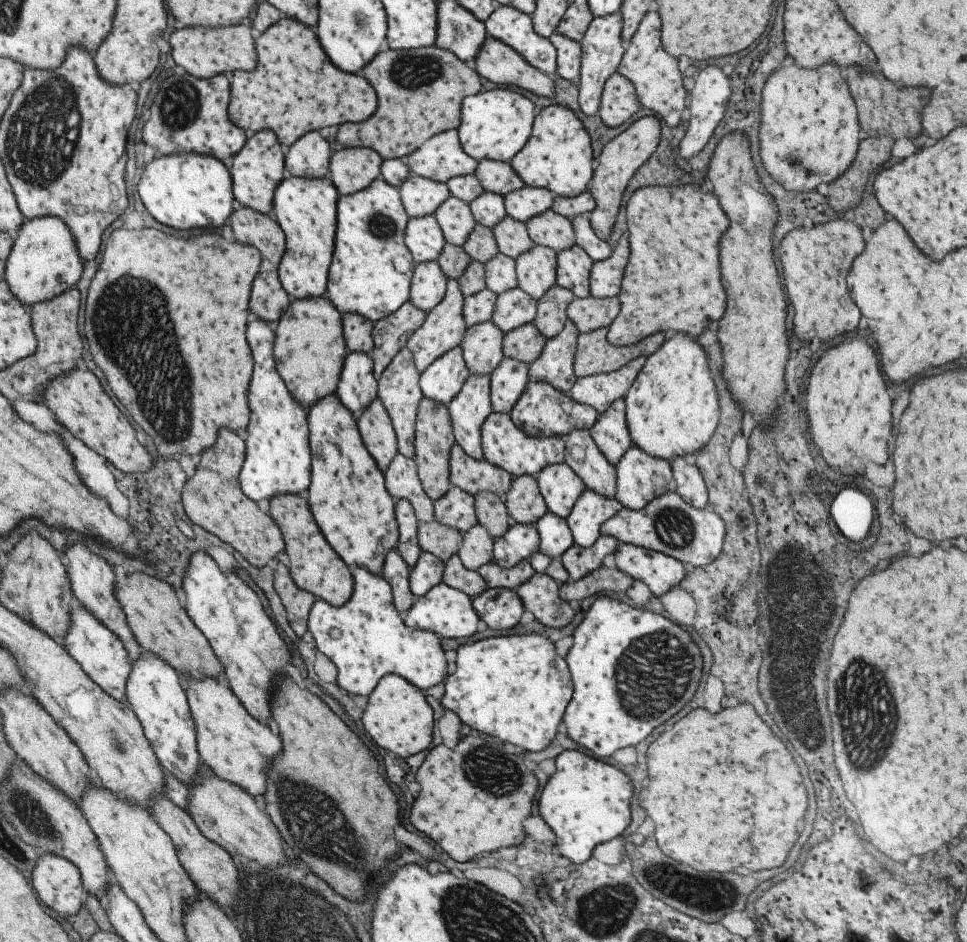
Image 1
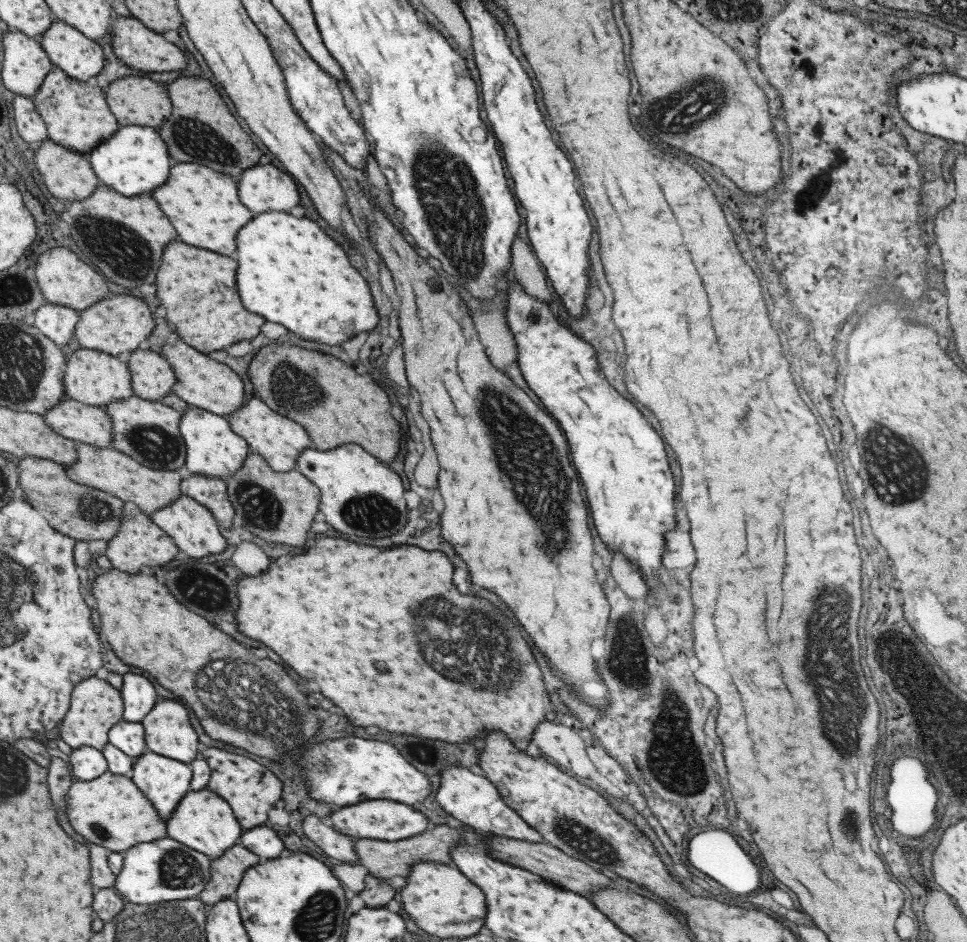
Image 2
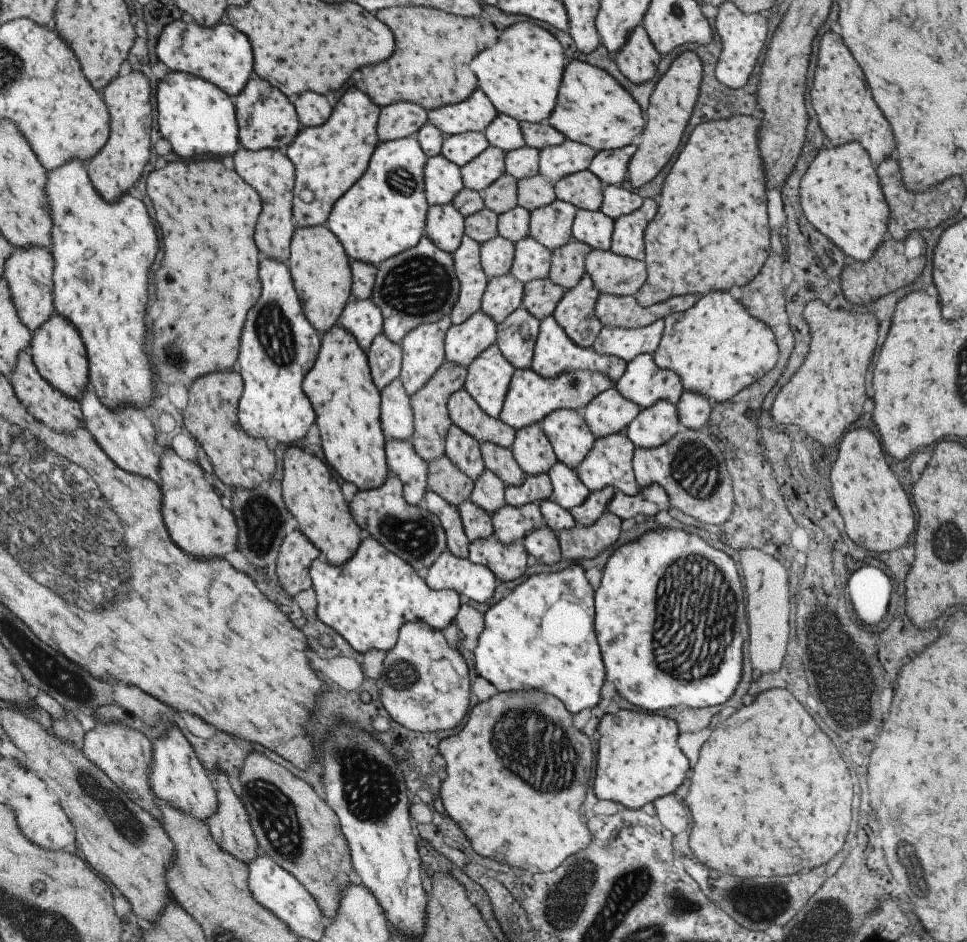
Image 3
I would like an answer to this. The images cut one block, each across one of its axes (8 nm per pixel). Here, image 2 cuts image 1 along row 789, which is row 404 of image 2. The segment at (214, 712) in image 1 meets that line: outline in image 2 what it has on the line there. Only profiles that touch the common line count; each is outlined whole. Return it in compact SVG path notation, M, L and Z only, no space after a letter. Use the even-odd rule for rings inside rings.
M257 396L247 397L241 407L225 416L229 428L248 443L249 452L258 454L274 471L287 472L293 468L299 452L312 446L308 434L295 422L273 412Z

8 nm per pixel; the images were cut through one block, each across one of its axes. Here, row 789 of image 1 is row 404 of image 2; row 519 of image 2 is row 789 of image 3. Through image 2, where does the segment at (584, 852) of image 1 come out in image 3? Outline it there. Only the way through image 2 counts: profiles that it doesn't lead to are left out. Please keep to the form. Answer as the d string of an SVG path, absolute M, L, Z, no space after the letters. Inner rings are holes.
M619 709L614 714L605 713L600 718L597 732L599 732L599 740L597 740L593 794L598 800L611 800L621 804L625 809L635 810L656 798L671 794L683 782L689 766L685 754L677 748L679 732L675 720L657 714Z

